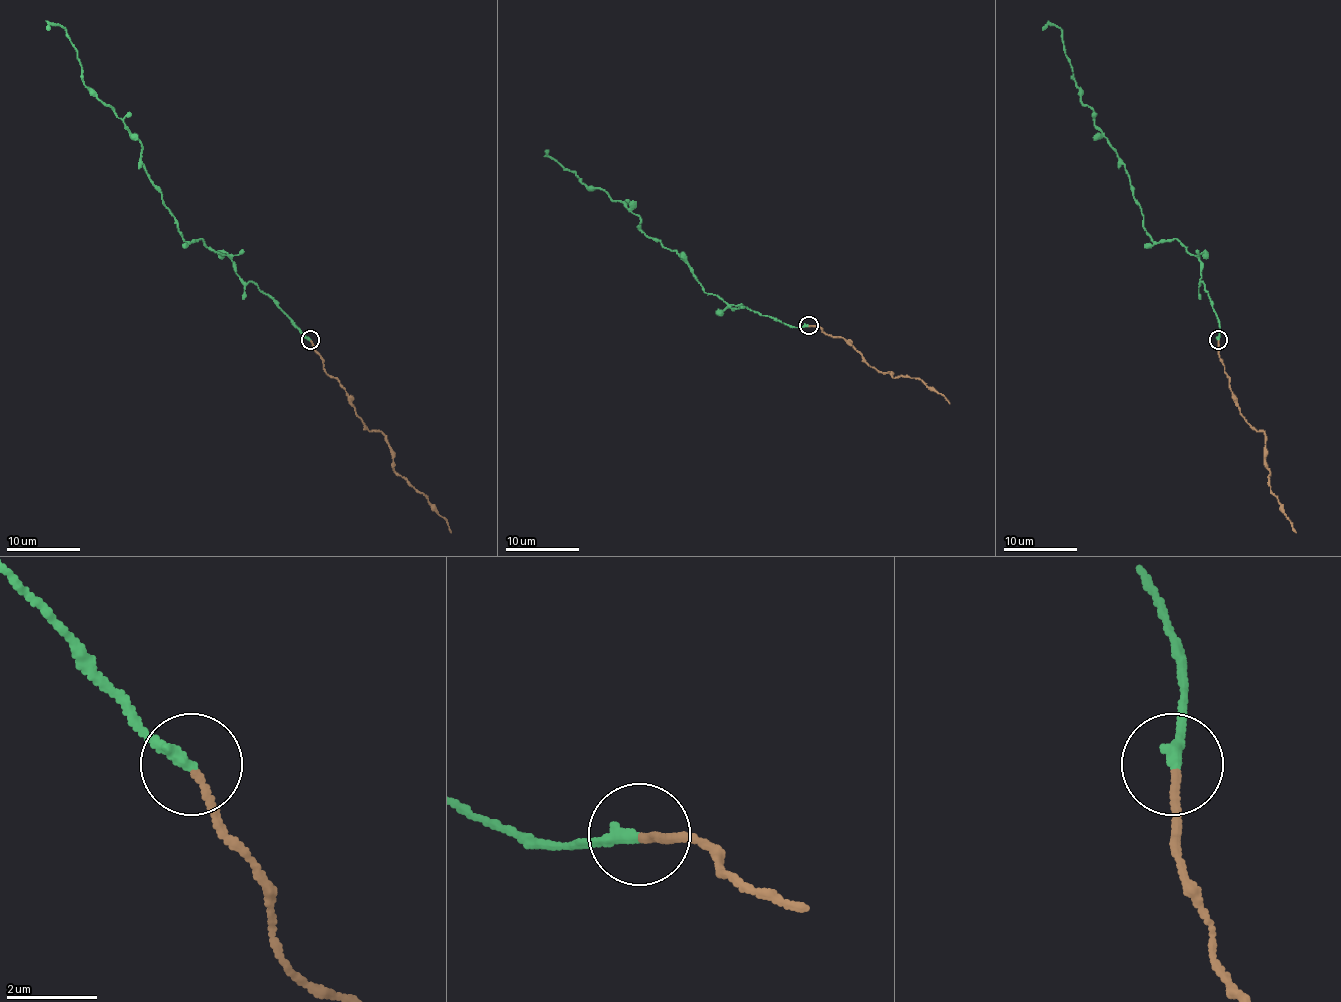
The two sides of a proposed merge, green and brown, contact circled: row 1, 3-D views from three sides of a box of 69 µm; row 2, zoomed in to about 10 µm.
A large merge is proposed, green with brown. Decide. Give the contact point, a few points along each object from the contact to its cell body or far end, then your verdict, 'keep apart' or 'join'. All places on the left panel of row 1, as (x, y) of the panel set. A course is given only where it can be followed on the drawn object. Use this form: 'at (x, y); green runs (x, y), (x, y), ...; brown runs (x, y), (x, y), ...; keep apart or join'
at (310, 339); green runs (310, 339), (221, 253), (183, 238), (140, 161), (142, 144), (83, 83), (67, 32), (58, 25), (47, 30); brown runs (310, 341), (356, 414), (370, 431), (381, 433), (390, 449), (392, 468), (420, 492), (451, 532); keep apart

